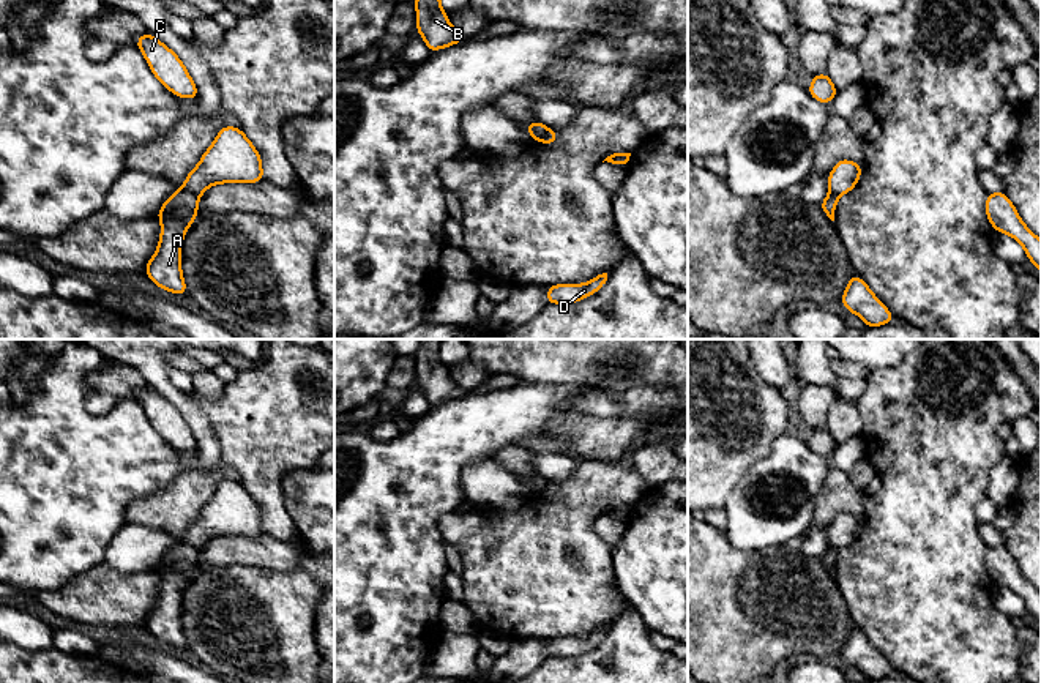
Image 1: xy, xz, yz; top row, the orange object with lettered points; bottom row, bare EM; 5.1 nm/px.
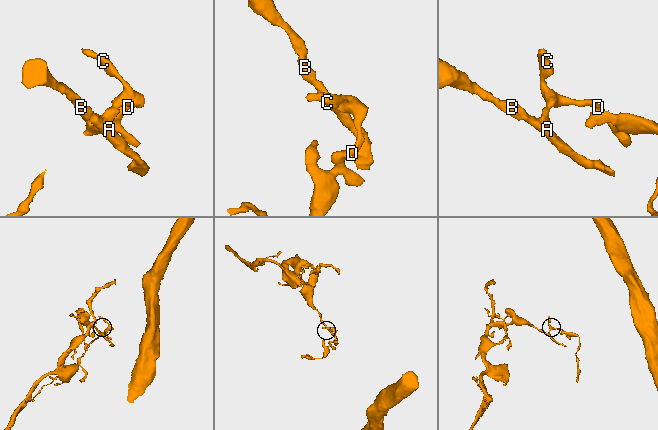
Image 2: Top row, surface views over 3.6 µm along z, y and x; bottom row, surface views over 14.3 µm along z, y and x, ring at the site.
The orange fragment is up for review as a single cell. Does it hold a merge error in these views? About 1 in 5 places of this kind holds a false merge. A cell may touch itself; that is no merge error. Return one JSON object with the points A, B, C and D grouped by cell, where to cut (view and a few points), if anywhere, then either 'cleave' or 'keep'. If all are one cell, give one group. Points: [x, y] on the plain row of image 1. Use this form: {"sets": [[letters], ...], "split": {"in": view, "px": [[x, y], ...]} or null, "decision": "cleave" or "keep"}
{"sets": [["A", "B"], ["C", "D"]], "split": {"in": "xy", "px": [[183, 540], [199, 549]]}, "decision": "cleave"}

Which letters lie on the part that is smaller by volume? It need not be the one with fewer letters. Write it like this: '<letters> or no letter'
C, D

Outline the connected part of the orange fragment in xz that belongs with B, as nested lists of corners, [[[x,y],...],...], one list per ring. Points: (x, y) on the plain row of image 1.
[[[421,339],[415,352],[416,385],[423,390],[429,405],[450,401],[465,393],[451,377],[440,360],[442,339]]]

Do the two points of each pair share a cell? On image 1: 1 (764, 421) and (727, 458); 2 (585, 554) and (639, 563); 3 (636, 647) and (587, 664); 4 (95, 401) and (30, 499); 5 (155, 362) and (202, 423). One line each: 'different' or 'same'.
1: same
2: different
3: same
4: different
5: same

